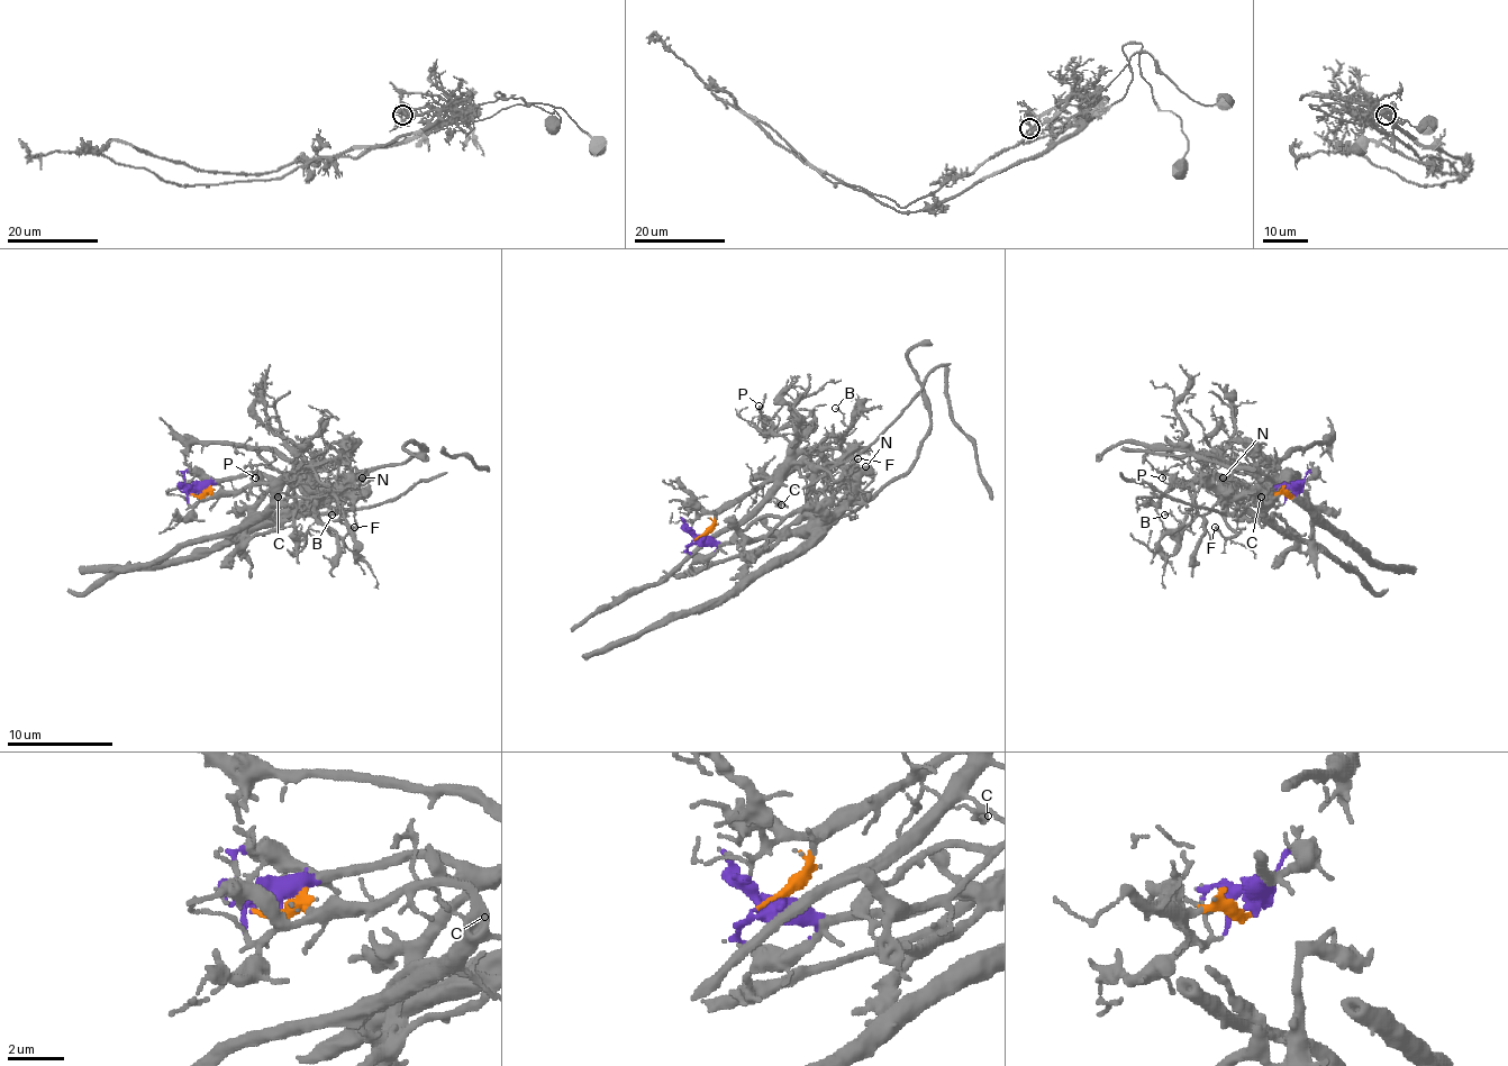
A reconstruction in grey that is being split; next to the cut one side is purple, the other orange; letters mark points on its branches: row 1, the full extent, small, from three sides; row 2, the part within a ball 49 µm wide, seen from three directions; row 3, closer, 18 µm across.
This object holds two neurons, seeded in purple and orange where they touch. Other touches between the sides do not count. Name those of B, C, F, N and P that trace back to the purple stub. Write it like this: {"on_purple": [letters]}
{"on_purple": ["N"]}

